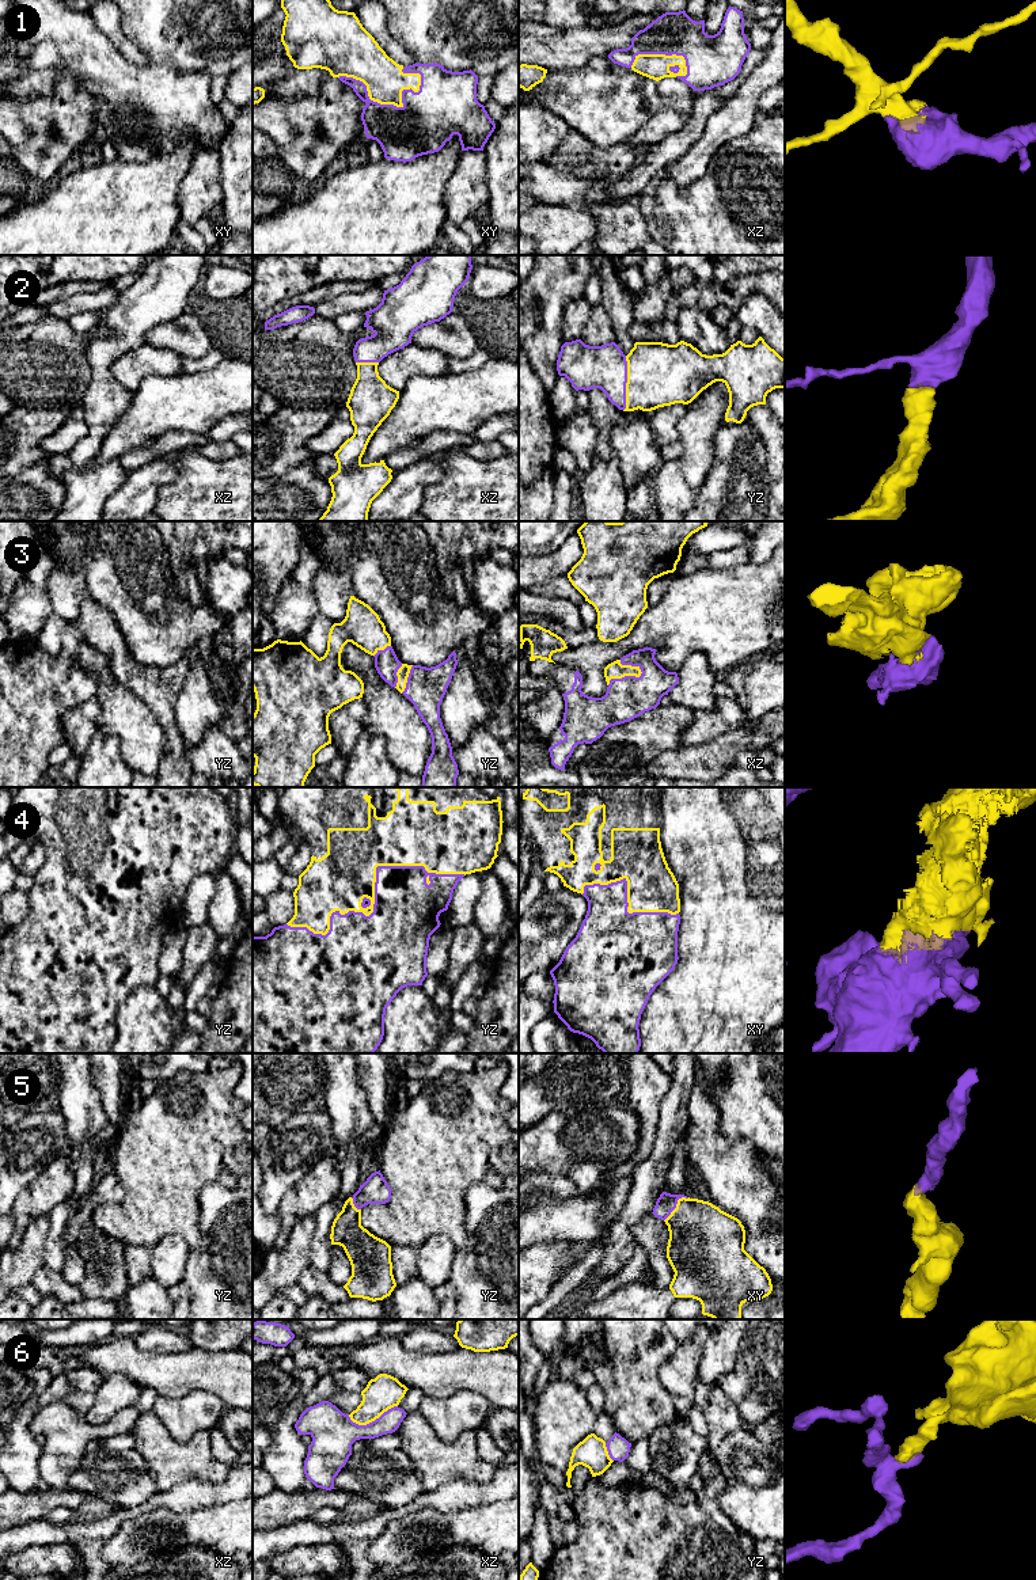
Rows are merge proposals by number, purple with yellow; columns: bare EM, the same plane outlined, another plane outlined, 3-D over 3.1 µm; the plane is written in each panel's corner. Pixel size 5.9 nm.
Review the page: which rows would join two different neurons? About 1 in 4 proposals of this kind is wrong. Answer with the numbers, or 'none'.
6

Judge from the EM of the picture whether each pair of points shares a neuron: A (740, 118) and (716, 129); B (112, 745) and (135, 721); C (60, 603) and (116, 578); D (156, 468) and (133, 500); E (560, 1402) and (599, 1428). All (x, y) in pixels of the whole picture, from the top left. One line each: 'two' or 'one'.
A: one
B: two
C: two
D: one
E: two

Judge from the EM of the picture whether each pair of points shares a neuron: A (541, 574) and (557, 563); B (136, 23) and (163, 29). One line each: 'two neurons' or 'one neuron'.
A: one neuron
B: one neuron

